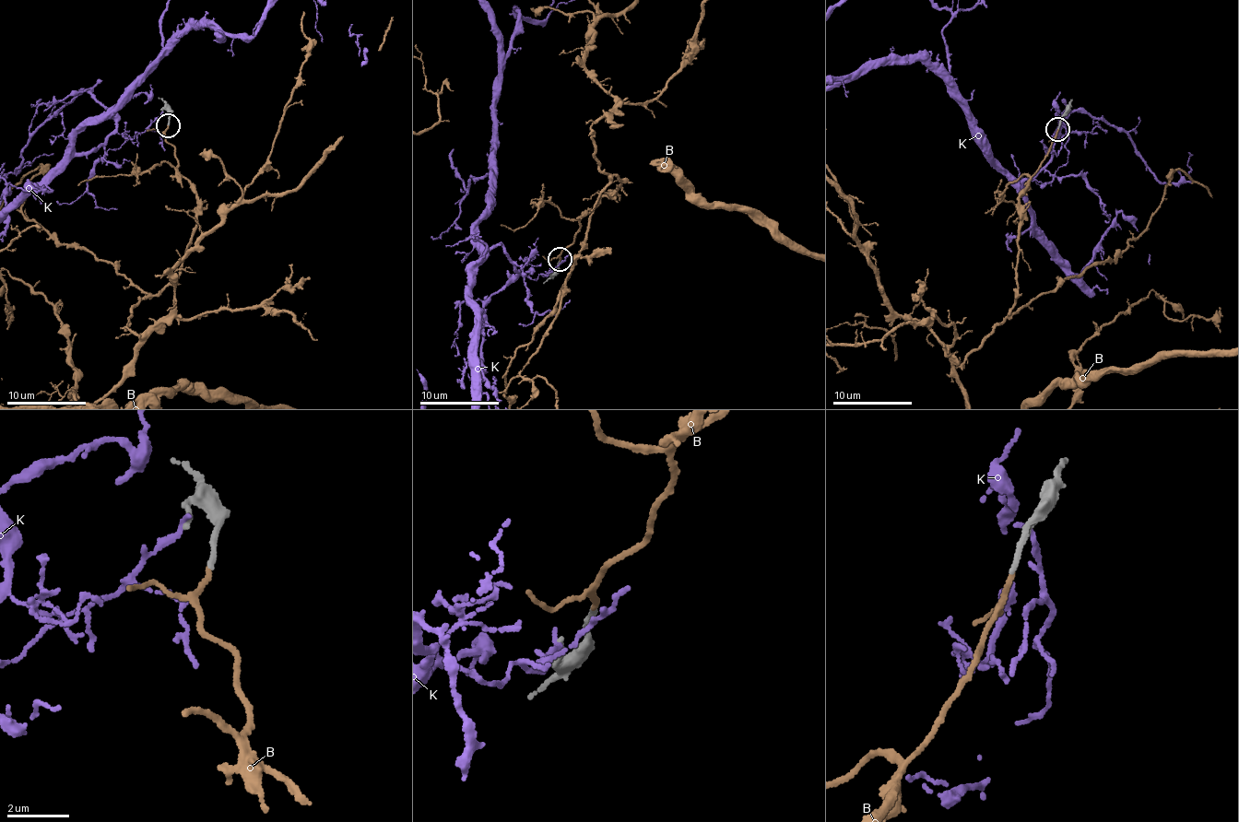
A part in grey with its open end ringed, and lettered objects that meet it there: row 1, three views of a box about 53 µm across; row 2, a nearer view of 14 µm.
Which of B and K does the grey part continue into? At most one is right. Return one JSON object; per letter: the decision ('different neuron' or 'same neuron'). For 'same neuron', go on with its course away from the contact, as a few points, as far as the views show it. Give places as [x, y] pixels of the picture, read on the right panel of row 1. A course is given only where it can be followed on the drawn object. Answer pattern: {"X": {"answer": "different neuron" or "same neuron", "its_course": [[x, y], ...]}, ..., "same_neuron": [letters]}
{"B": {"answer": "same neuron"}, "K": {"answer": "different neuron"}, "same_neuron": ["B"]}

